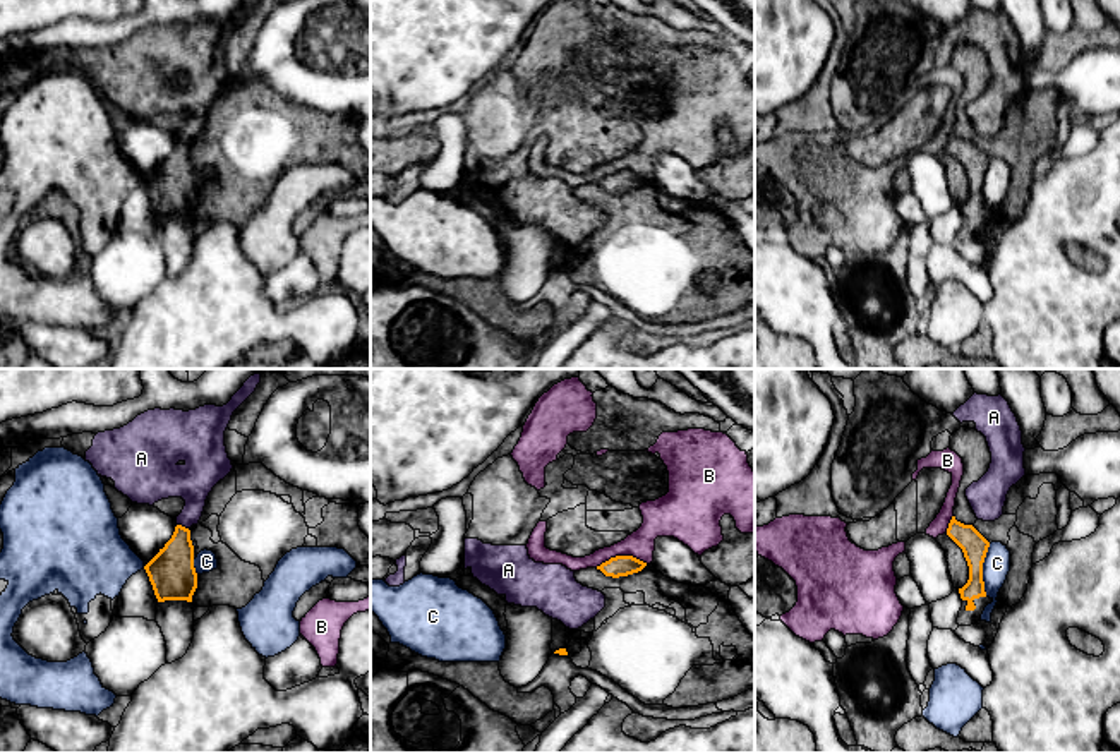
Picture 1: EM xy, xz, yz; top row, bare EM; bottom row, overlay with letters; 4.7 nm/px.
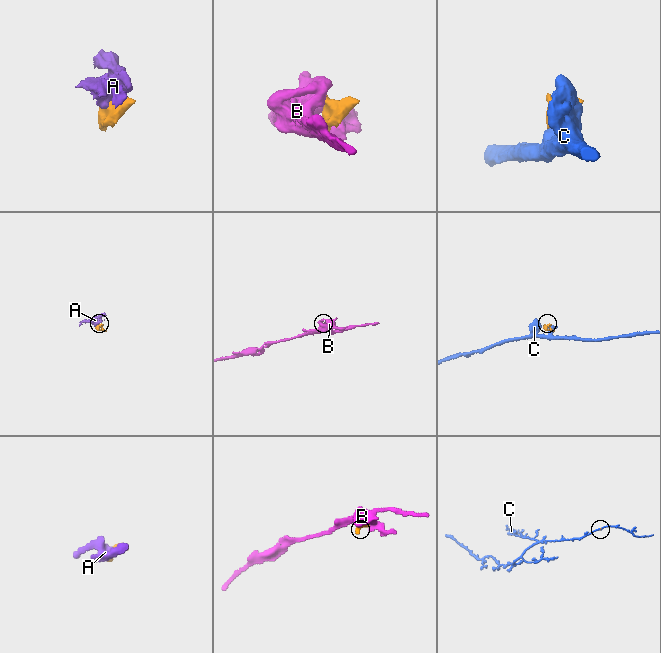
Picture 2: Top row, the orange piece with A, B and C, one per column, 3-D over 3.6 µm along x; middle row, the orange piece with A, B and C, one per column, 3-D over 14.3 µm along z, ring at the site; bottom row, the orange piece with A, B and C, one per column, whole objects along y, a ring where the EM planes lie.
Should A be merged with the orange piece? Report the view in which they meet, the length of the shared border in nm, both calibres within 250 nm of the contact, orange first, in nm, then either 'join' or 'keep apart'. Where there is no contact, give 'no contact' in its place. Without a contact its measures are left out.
xy | 60 nm | 220/220 nm | keep apart

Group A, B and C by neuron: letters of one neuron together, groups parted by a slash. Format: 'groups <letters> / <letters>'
groups A / B / C

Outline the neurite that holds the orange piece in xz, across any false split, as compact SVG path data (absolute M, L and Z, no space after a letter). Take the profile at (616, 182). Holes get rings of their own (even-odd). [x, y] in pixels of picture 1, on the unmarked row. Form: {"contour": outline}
{"contour": "M616 172L597 182L605 192L619 194L641 187L647 178L633 172Z"}

